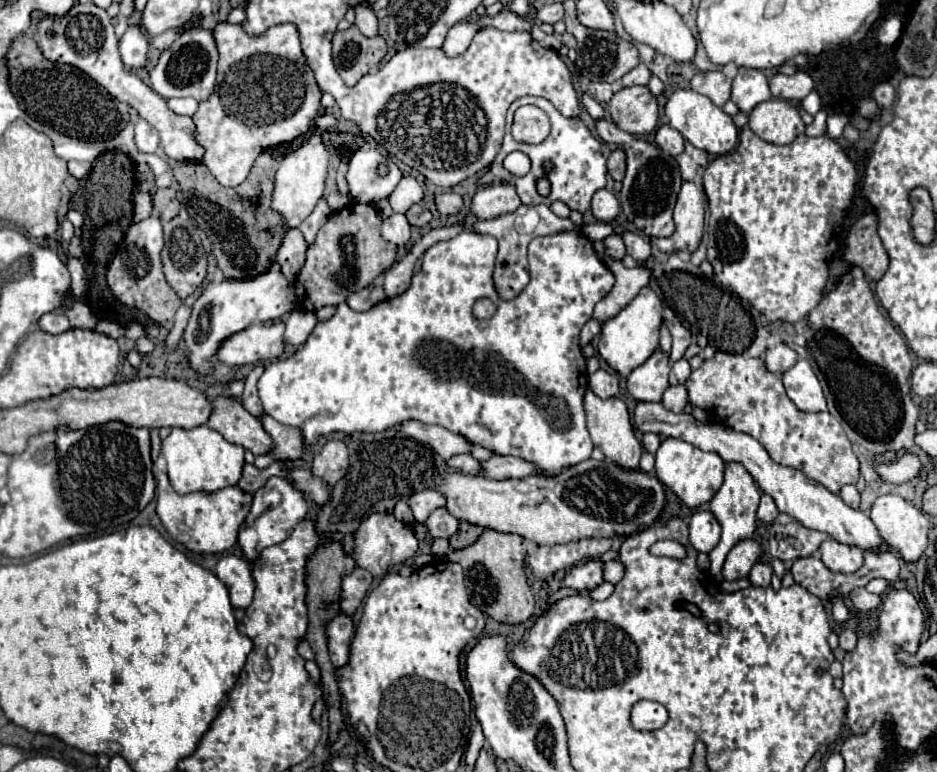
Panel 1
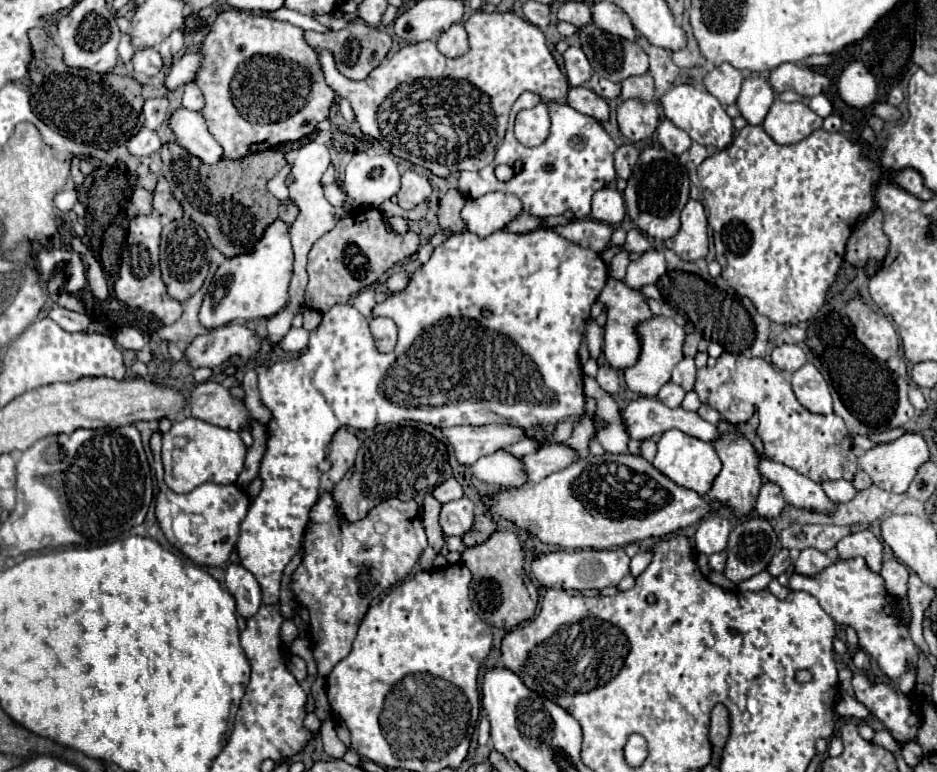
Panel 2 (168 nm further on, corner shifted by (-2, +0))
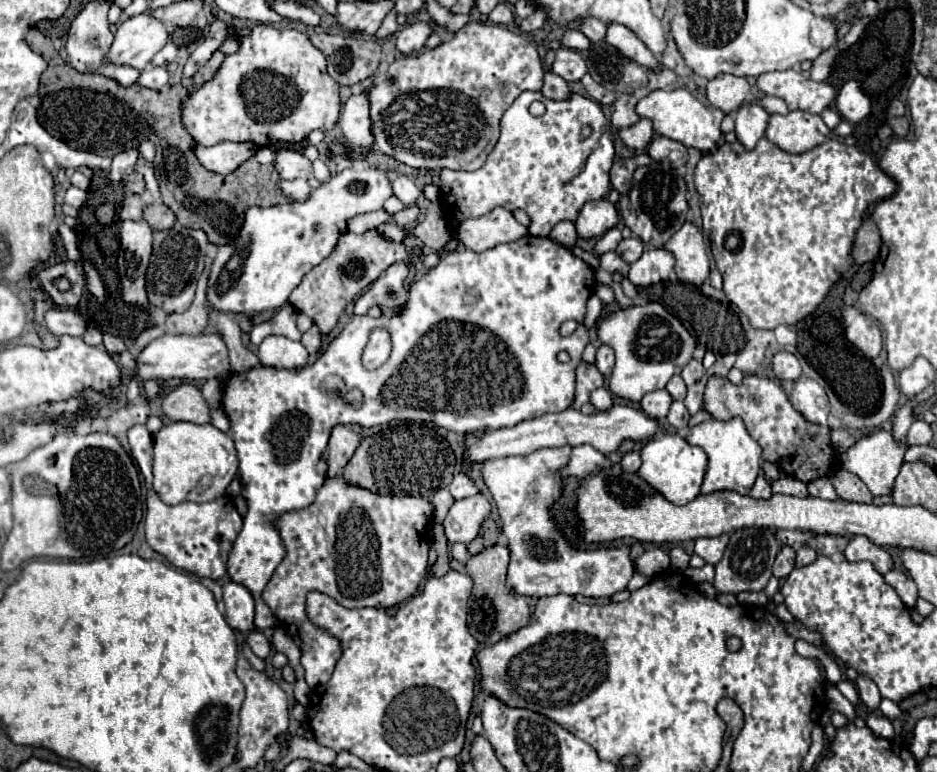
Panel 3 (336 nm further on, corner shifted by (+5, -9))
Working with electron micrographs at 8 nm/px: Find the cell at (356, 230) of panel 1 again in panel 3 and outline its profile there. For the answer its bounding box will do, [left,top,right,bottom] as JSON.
[289,229,409,333]

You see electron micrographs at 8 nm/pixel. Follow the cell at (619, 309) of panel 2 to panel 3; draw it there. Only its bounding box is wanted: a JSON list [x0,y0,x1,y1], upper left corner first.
[595,345,615,379]

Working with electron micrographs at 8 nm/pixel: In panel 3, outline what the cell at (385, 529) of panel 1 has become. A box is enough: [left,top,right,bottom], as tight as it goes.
[263,475,433,687]

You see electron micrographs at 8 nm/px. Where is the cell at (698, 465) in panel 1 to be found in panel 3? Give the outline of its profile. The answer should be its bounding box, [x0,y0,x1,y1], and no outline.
[637,433,707,505]

